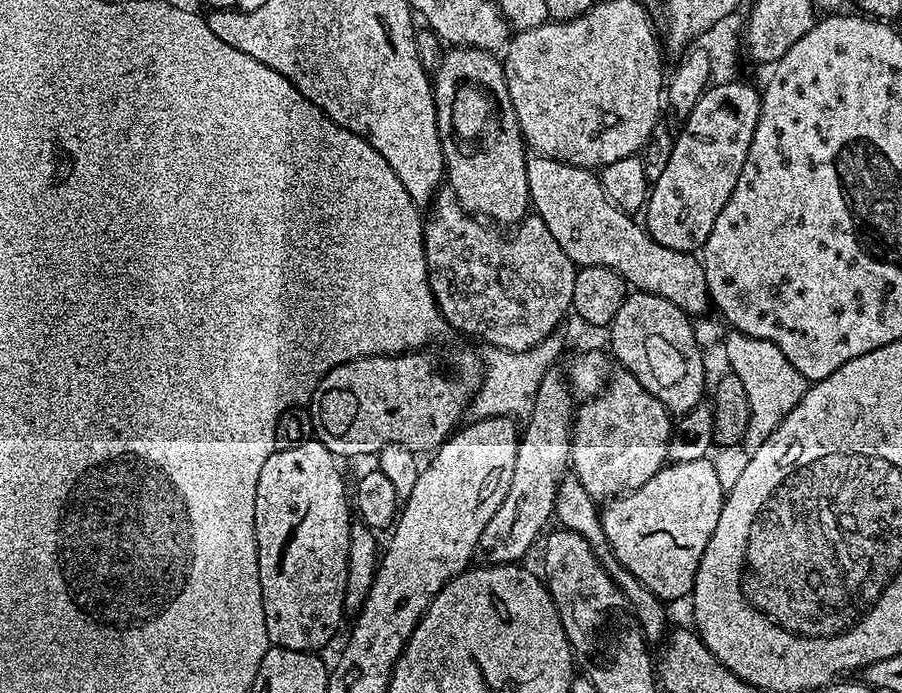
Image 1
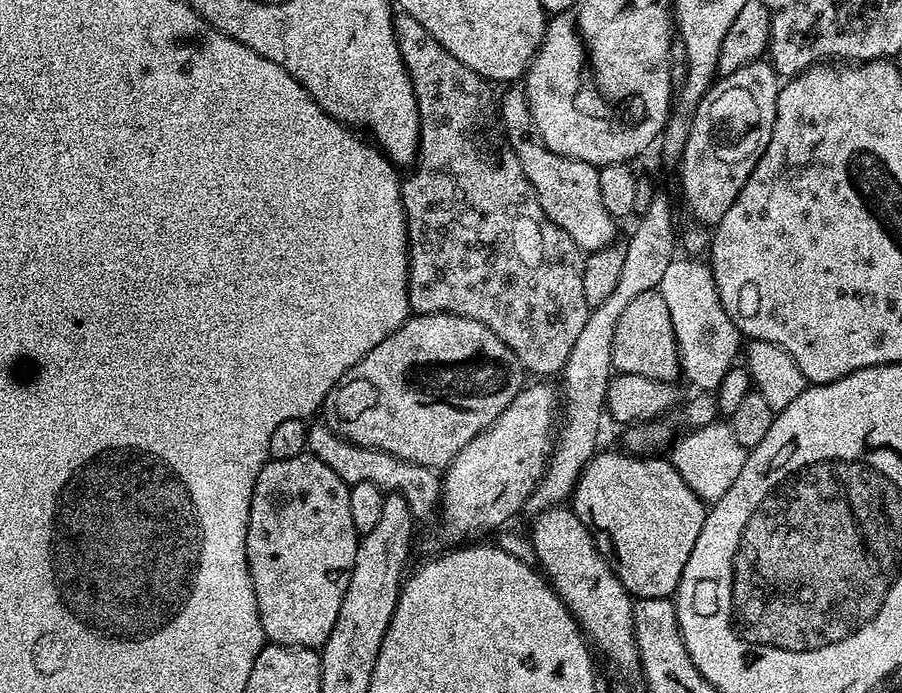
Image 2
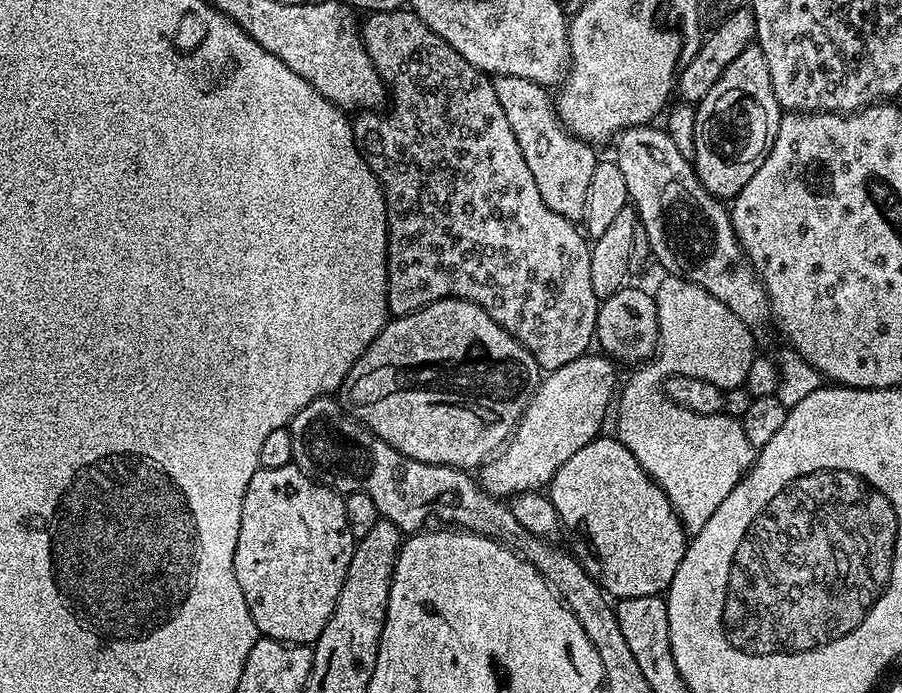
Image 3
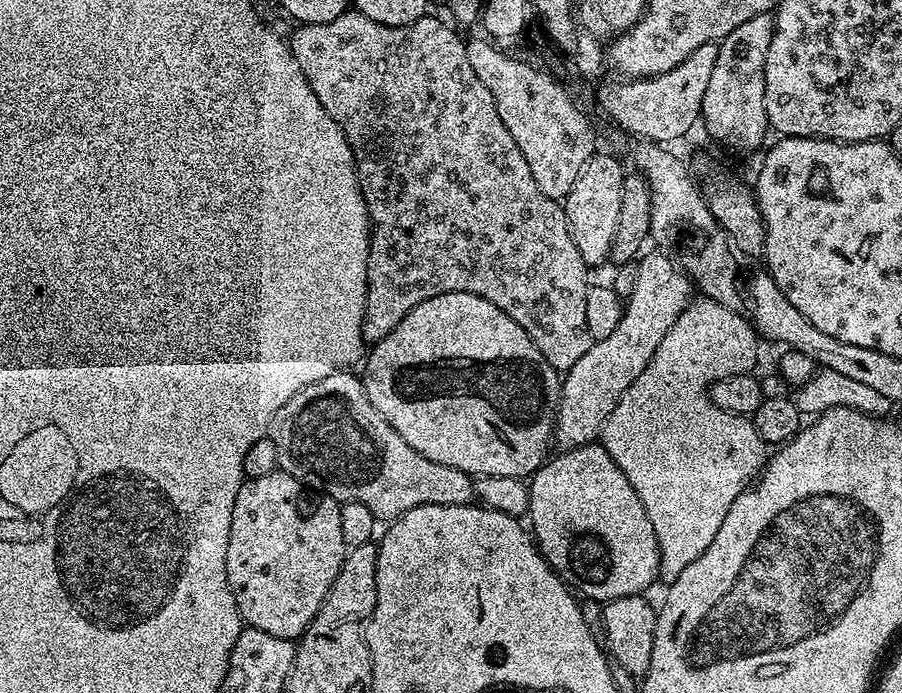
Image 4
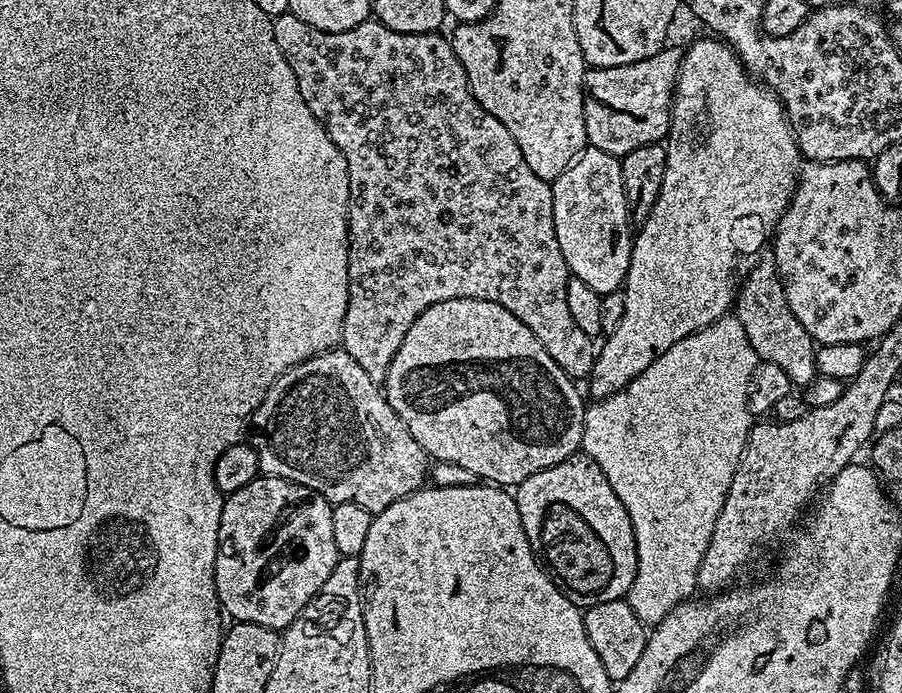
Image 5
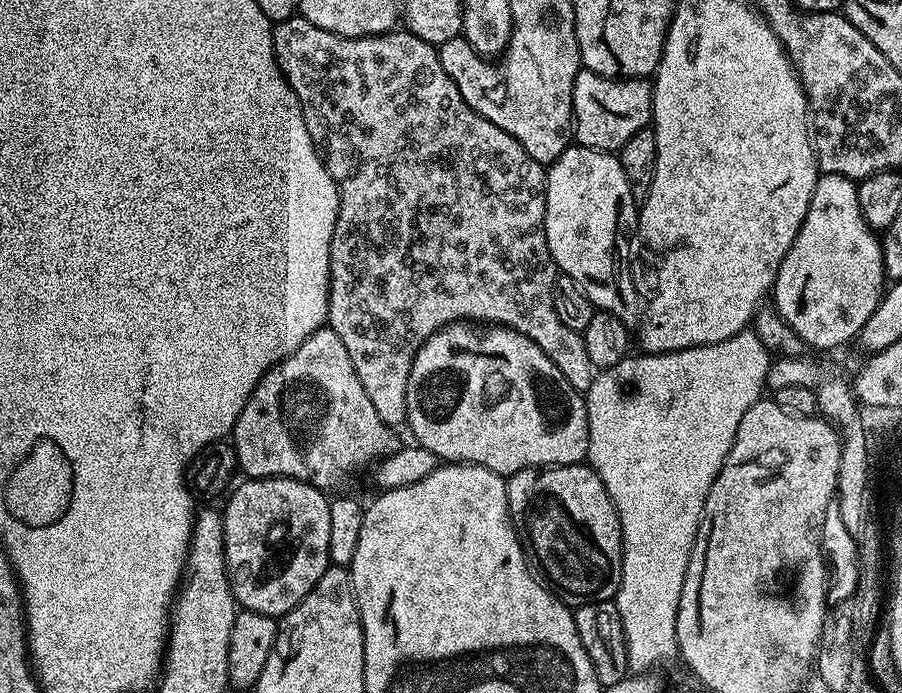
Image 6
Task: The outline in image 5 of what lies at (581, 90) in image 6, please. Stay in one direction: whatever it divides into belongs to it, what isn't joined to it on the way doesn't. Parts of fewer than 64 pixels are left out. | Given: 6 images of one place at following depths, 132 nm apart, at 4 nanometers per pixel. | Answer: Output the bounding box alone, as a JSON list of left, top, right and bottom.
[584,46,684,158]

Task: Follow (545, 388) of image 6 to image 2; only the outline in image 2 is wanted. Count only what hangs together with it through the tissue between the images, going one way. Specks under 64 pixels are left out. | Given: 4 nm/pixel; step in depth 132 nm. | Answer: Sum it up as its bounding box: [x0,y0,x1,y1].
[322,312,526,470]

